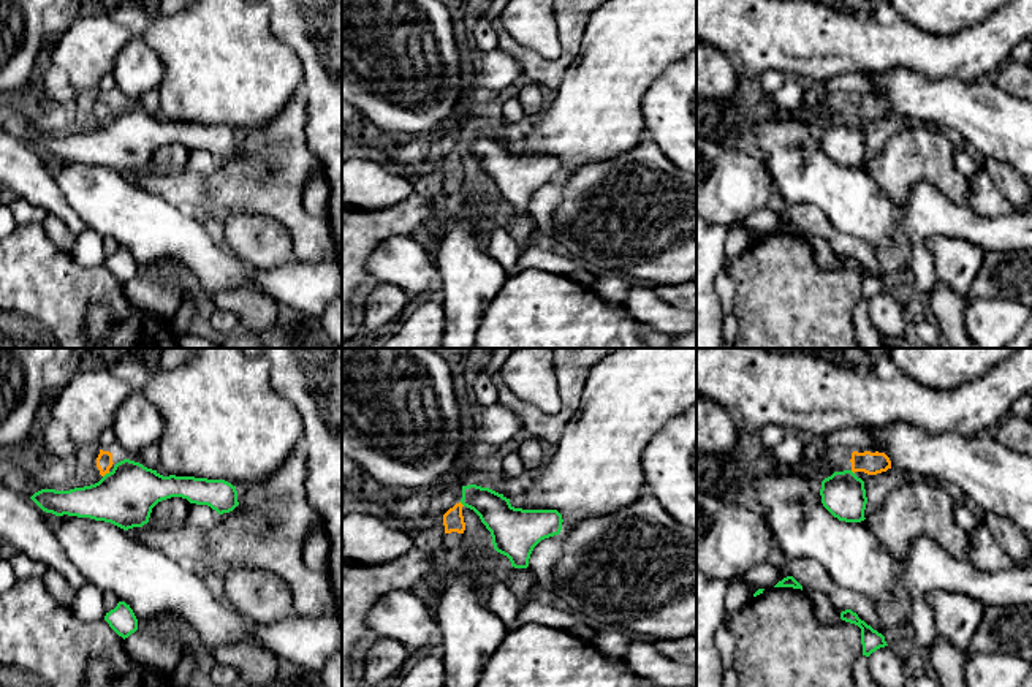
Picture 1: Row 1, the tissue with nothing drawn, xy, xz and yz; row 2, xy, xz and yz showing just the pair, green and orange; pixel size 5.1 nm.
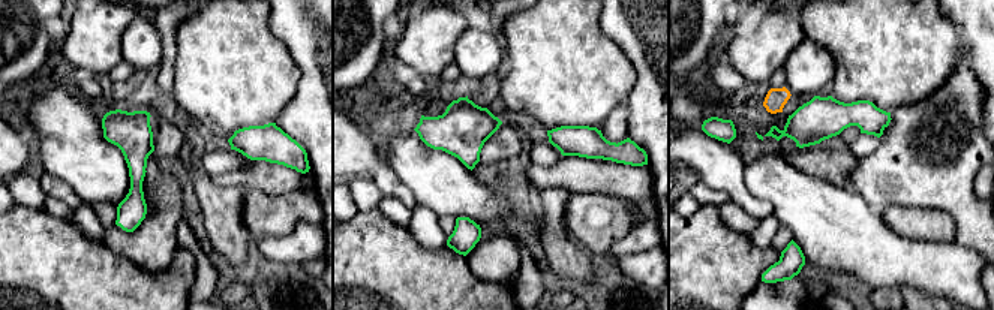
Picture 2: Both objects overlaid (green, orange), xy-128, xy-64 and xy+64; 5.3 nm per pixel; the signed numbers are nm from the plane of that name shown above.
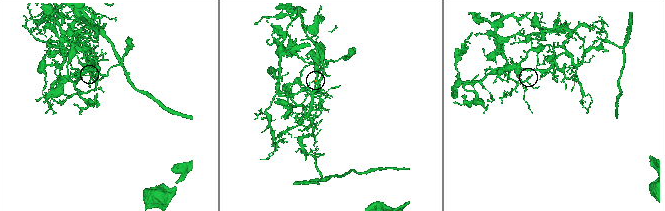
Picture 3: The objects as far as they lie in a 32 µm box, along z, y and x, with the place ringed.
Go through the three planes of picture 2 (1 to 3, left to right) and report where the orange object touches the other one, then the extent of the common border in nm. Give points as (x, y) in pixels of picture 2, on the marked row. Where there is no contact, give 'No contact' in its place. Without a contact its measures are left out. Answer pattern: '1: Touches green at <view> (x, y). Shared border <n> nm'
1: No contact
2: No contact
3: No contact

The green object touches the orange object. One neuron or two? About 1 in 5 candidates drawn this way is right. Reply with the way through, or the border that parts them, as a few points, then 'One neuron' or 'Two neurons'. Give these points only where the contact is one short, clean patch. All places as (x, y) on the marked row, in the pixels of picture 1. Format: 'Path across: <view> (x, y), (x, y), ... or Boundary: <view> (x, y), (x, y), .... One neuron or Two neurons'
Boundary: xy (110, 472), (103, 477). Two neurons

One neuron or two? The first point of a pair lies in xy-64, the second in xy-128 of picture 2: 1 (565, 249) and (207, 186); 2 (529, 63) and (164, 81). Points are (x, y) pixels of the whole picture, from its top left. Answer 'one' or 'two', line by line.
1: one
2: two

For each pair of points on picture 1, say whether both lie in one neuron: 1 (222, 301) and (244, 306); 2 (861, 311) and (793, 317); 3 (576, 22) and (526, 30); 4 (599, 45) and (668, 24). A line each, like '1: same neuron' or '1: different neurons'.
1: same neuron
2: different neurons
3: different neurons
4: same neuron

